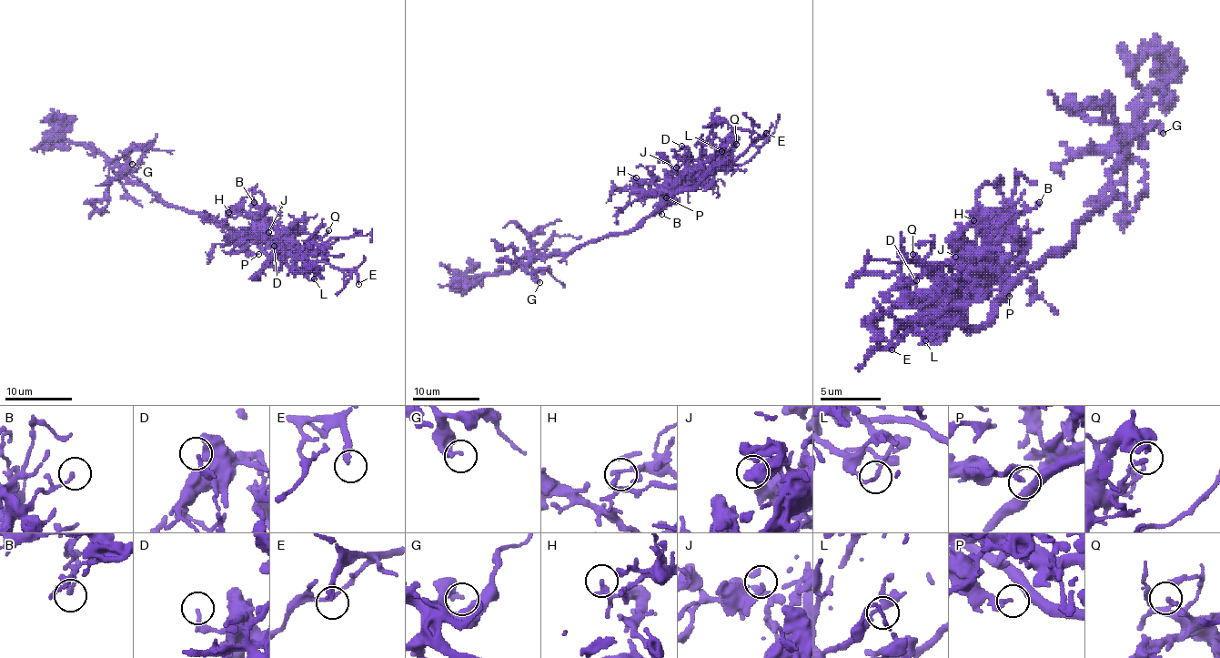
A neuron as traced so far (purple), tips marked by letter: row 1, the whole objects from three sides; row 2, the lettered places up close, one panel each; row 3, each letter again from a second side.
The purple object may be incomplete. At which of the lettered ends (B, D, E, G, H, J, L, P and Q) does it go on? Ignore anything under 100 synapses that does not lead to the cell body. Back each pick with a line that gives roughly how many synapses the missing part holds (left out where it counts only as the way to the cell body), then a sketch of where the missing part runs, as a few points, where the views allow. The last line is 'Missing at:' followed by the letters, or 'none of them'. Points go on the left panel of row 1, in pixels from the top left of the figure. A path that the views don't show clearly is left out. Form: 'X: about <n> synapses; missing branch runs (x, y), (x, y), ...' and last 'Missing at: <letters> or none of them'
E: missing branch runs (358, 284), (365, 285), (378, 270), (397, 270), (400, 276)
Missing at: E

